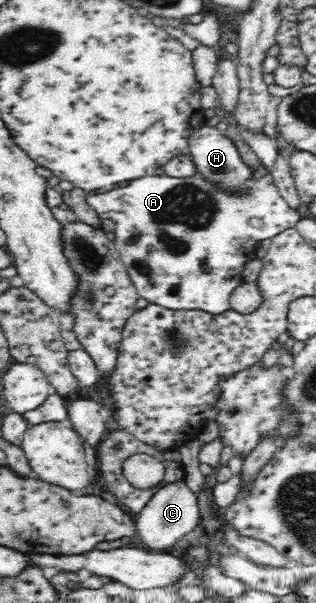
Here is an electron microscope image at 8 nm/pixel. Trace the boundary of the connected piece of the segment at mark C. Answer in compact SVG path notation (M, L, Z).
M179 480L179 482L160 488L138 512L134 525L141 544L145 544L152 550L163 551L169 546L175 546L183 534L195 530L200 518L198 496L185 485L184 480Z

